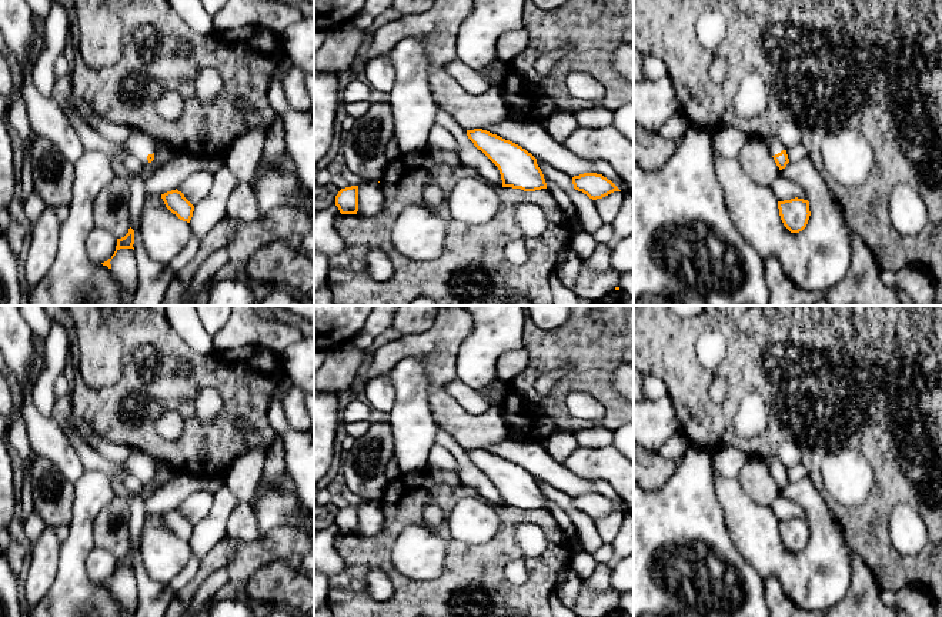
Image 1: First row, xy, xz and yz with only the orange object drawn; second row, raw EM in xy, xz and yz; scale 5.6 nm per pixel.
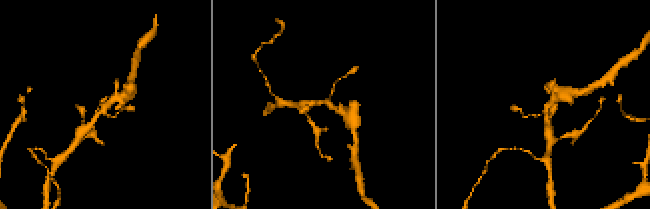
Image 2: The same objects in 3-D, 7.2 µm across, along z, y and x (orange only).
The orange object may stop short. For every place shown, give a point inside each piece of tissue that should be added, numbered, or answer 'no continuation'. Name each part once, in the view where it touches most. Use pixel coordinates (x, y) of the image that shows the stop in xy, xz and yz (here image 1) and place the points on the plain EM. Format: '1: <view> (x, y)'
1: yz (774, 464)

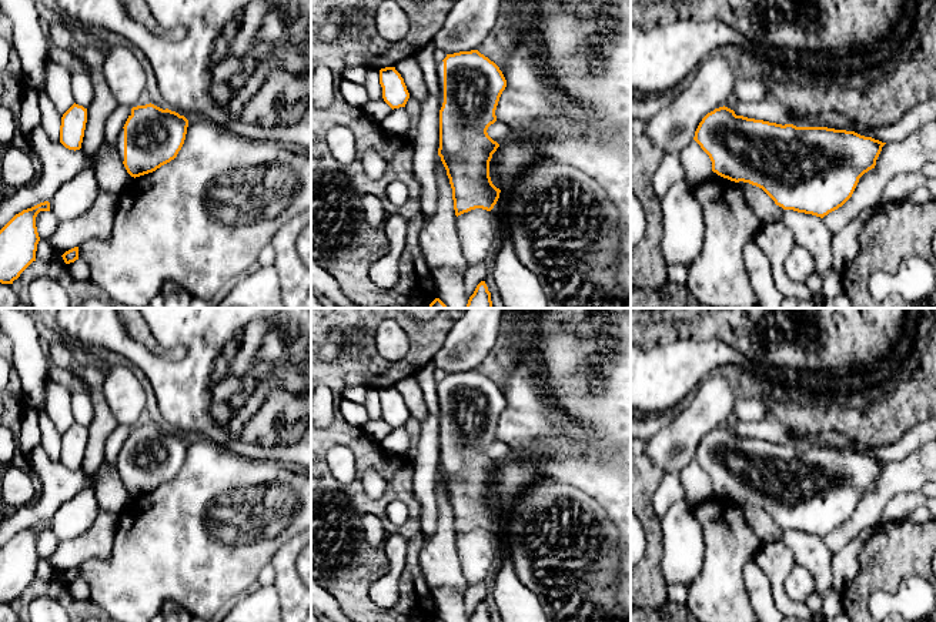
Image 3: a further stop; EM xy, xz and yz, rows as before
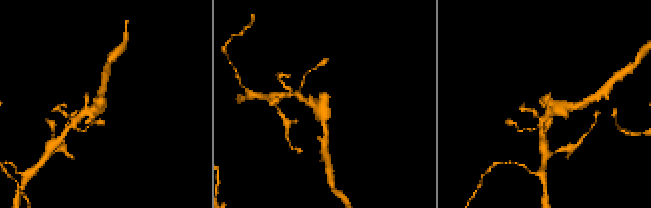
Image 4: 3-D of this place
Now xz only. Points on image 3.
1: xz (440, 383)

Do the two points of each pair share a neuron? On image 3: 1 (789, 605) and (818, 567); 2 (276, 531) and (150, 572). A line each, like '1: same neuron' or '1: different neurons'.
1: different neurons
2: same neuron

